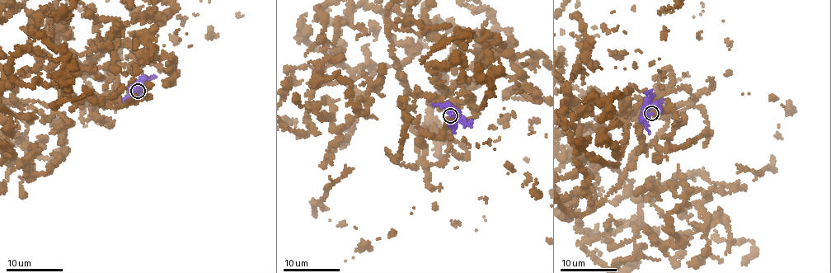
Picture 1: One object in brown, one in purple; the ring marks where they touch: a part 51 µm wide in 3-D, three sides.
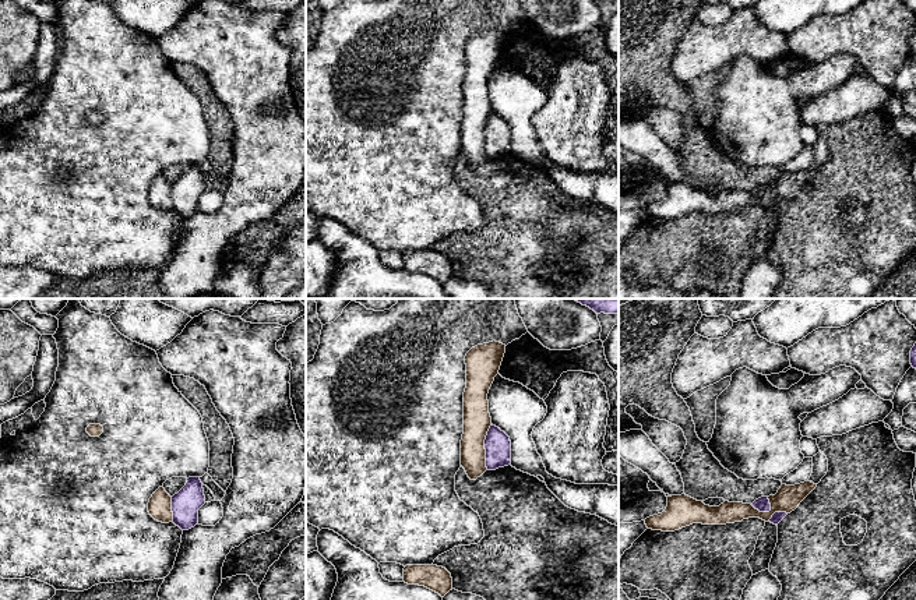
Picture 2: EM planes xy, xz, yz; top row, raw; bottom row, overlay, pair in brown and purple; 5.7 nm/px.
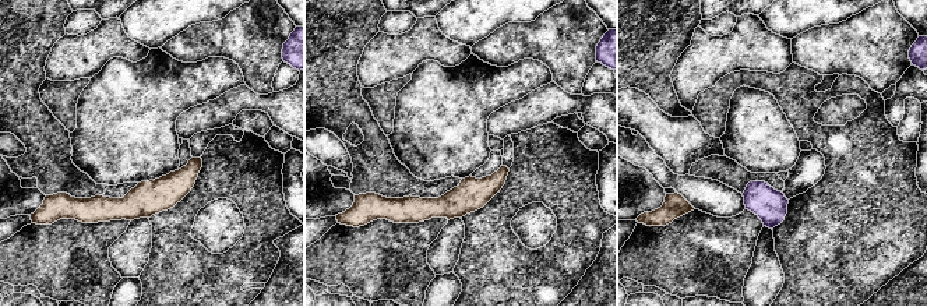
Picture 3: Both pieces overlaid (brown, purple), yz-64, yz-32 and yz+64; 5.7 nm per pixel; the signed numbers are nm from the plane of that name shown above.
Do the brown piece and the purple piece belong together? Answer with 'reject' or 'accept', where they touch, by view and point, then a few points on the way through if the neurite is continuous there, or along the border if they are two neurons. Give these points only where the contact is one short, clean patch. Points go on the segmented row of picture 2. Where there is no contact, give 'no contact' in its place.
reject; contact xz (483, 447); border xz (492, 424), (485, 440), (486, 469)

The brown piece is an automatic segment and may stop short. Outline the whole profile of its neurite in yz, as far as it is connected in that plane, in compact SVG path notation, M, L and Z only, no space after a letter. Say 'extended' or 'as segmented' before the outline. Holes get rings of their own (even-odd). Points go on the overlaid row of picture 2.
as segmented; M811 481L795 486L782 484L775 495L769 495L771 511L760 512L751 504L725 501L719 507L705 505L686 494L667 497L667 507L662 513L645 519L652 530L674 532L693 523L726 525L748 518L768 522L775 512L790 513L817 487Z

